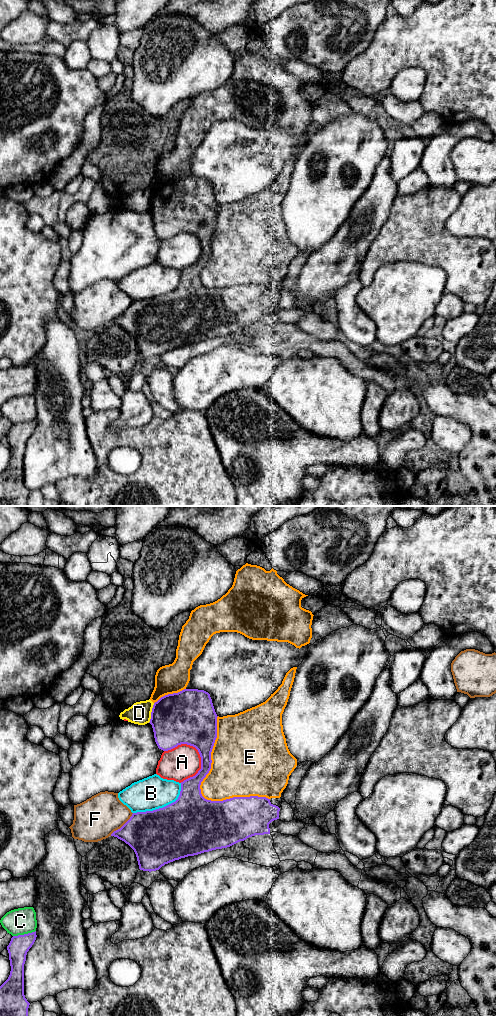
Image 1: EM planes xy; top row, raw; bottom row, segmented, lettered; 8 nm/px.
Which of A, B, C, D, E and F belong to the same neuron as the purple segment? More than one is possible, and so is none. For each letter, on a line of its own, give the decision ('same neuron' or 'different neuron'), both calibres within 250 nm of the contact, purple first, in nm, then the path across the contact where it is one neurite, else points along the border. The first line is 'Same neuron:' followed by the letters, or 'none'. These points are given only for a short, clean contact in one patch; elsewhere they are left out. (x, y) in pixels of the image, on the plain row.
Same neuron: none
A: different neuron; calibres 440 and 280 nm
B: different neuron; calibres 460 and 260 nm
C: different neuron; calibres 160 and 220 nm
D: different neuron; calibres 420 and 180 nm; border xy (154, 191), (151, 197), (151, 206), (148, 210)
E: different neuron; calibres 400 and 320 nm
F: different neuron; calibres 380 and 340 nm

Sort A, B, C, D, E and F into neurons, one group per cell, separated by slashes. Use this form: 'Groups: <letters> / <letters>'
Groups: A / B / C / D / E / F

